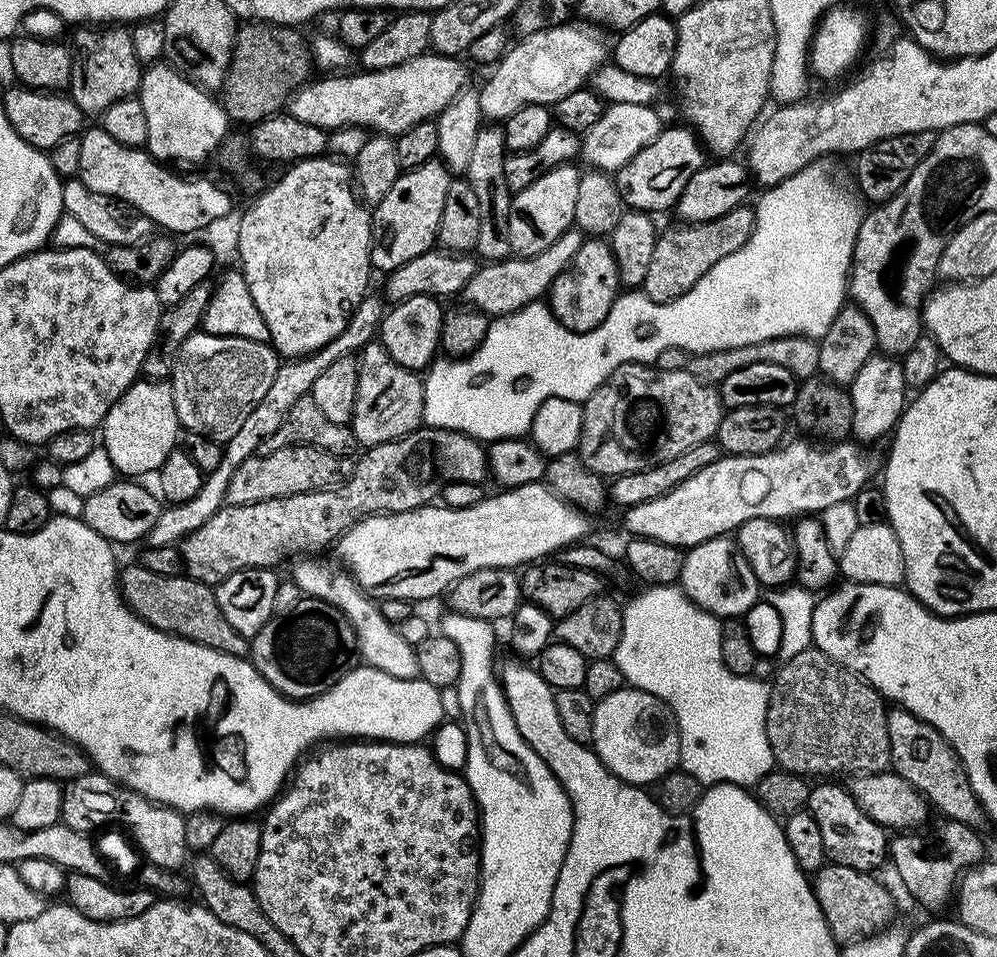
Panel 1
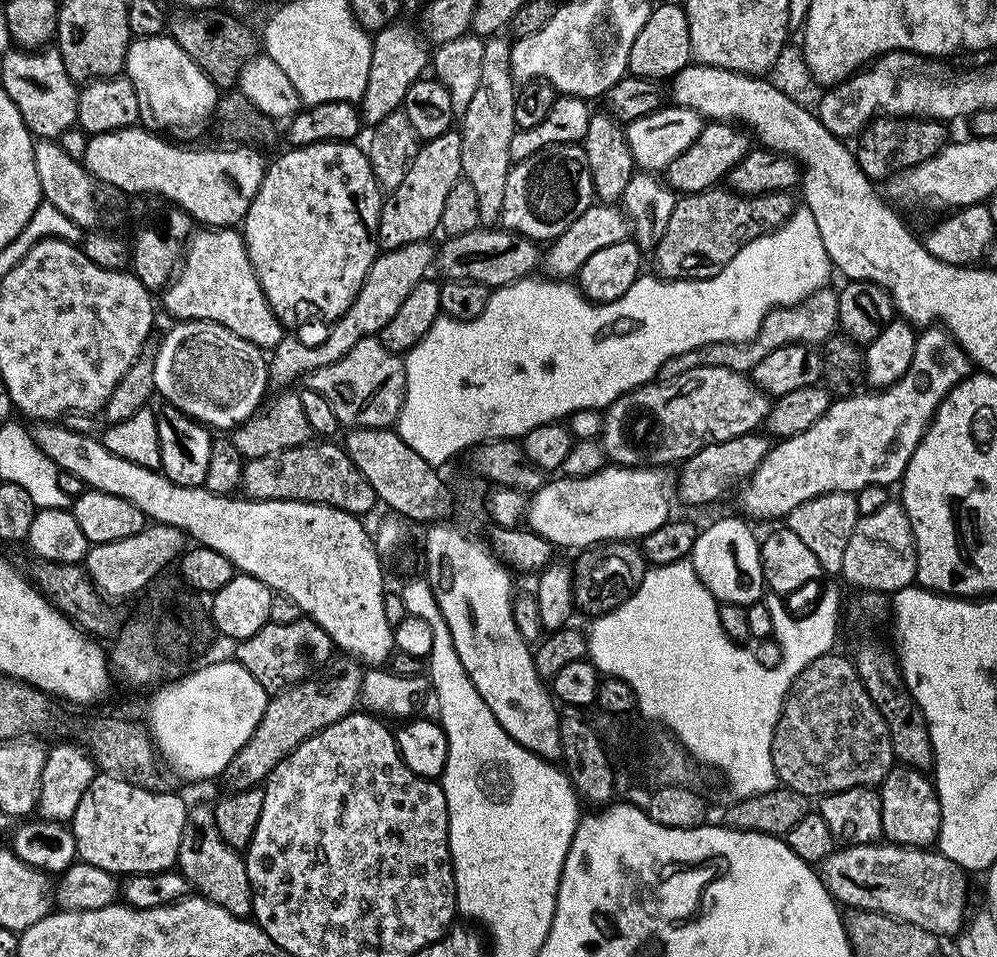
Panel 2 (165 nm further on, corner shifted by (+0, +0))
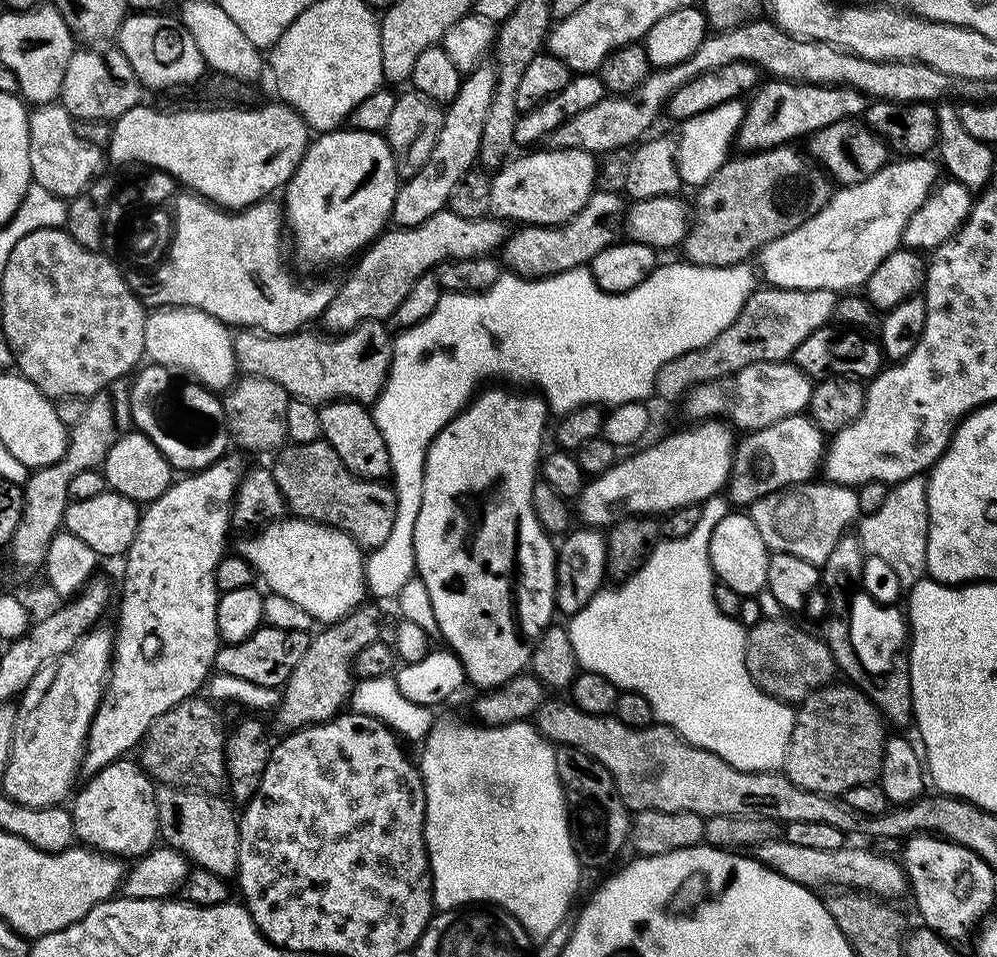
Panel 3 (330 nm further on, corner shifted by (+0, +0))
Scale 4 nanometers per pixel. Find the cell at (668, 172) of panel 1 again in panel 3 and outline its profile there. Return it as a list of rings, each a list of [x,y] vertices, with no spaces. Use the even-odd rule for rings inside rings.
[[[775,78],[767,82],[757,87],[742,118],[735,143],[741,153],[778,148],[796,142],[799,136],[807,138],[826,126],[834,126],[834,122],[863,117],[870,103],[863,93],[841,84],[796,84],[793,80]]]

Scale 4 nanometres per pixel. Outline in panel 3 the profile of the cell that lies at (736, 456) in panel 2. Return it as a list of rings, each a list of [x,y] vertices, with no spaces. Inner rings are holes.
[[[801,414],[782,418],[782,422],[774,422],[774,426],[766,426],[762,430],[754,430],[743,437],[745,440],[735,445],[732,456],[732,469],[728,475],[726,497],[729,505],[751,506],[758,498],[766,498],[766,494],[774,494],[783,488],[791,488],[793,484],[806,484],[813,479],[815,472],[821,471],[826,451],[826,434],[812,421],[811,416]]]

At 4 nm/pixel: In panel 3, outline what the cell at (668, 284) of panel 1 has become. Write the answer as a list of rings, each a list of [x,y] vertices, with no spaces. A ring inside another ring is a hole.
[[[796,146],[767,148],[761,152],[736,154],[727,160],[709,180],[699,185],[690,216],[688,233],[682,245],[683,259],[703,268],[731,268],[734,264],[751,261],[770,242],[790,234],[802,222],[814,218],[828,204],[834,184],[827,172]]]

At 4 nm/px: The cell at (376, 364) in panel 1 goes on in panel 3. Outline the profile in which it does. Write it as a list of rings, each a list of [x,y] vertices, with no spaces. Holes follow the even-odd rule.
[[[378,320],[362,322],[357,328],[335,338],[319,336],[312,331],[316,330],[301,330],[285,336],[266,336],[255,330],[237,331],[232,342],[237,369],[249,376],[261,376],[270,378],[270,382],[278,382],[278,386],[282,386],[282,390],[286,390],[293,400],[305,400],[317,406],[323,406],[332,400],[354,400],[365,406],[375,405],[384,389],[384,383],[388,381],[388,371],[392,365],[393,333]]]

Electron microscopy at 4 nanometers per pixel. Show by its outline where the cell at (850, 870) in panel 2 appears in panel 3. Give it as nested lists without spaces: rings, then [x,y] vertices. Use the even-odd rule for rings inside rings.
[[[771,840],[762,846],[758,846],[754,850],[754,855],[757,860],[762,861],[767,868],[772,868],[778,874],[782,874],[786,878],[790,878],[790,882],[798,882],[803,888],[810,888],[813,890],[820,890],[823,884],[832,884],[828,886],[835,886],[840,890],[855,890],[858,892],[869,892],[871,896],[879,896],[889,902],[895,901],[895,896],[905,895],[906,881],[904,879],[904,869],[899,859],[888,856],[883,856],[880,852],[871,852],[868,848],[851,848],[845,846],[834,850],[809,850],[803,846],[794,846],[794,842],[785,840]]]

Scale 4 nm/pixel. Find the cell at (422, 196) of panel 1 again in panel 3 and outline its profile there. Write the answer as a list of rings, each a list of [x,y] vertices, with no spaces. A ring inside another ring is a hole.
[[[485,62],[474,71],[467,73],[458,86],[458,94],[444,108],[442,130],[438,130],[438,142],[430,150],[430,158],[422,165],[418,174],[407,177],[397,187],[391,223],[397,228],[409,228],[434,218],[434,214],[445,211],[448,207],[450,190],[454,190],[458,178],[473,171],[482,146],[482,130],[486,127],[486,110],[490,110],[492,90],[496,86],[496,69]]]

